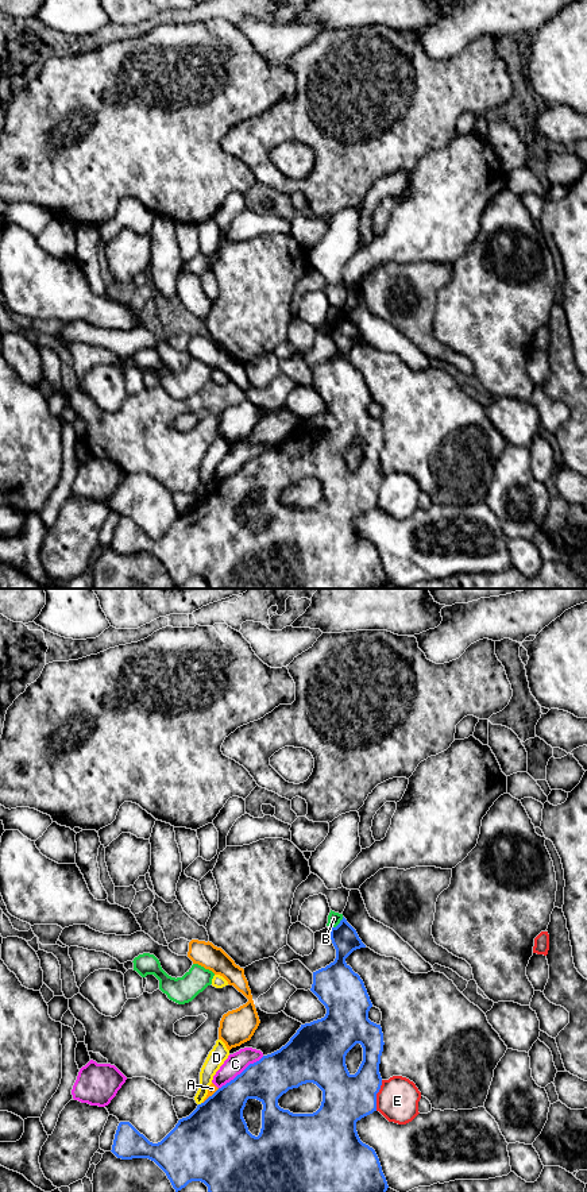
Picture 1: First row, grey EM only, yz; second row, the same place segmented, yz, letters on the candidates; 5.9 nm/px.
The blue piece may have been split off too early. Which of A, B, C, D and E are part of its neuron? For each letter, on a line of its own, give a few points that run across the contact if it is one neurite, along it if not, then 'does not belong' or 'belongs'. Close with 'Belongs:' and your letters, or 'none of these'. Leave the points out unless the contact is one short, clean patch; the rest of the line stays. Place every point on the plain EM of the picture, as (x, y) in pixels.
A: does not belong
B: yz (343, 312), (329, 324) | does not belong
C: does not belong
D: does not belong
E: does not belong
Belongs: none of these

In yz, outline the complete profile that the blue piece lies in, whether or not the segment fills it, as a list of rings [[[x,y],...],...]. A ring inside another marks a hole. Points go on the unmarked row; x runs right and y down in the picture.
[[[344,312],[329,327],[336,354],[325,363],[313,367],[310,383],[325,401],[325,412],[301,420],[285,441],[250,459],[233,475],[198,499],[189,512],[179,514],[161,537],[152,539],[130,517],[120,517],[111,545],[117,553],[154,556],[166,568],[175,587],[192,576],[201,576],[208,582],[209,589],[386,589],[389,580],[379,553],[372,543],[360,536],[356,526],[356,517],[376,506],[376,489],[382,481],[379,459],[385,440],[381,420],[368,414],[372,398],[364,378],[345,358],[354,346],[366,340]],[[356,439],[363,443],[363,456],[358,467],[351,470],[345,451]],[[306,478],[313,478],[323,486],[323,497],[316,508],[293,509],[278,501],[278,494],[283,489]],[[248,494],[256,494],[263,499],[262,524],[258,532],[248,526],[243,513]]]

